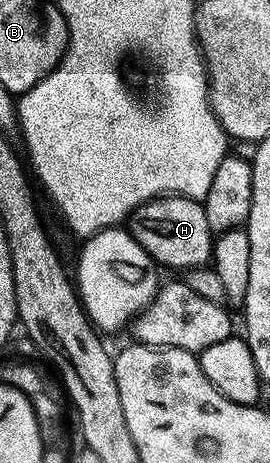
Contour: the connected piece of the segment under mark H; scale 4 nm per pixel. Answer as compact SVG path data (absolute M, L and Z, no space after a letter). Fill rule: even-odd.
M157 197L134 209L127 228L135 240L152 255L158 266L169 269L199 269L210 264L215 235L210 232L205 206L196 197Z

